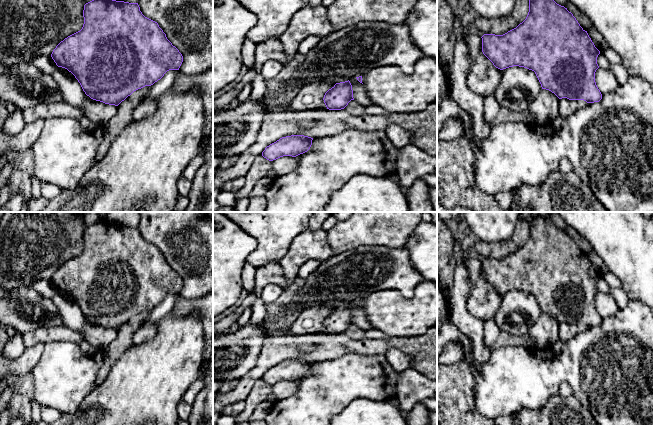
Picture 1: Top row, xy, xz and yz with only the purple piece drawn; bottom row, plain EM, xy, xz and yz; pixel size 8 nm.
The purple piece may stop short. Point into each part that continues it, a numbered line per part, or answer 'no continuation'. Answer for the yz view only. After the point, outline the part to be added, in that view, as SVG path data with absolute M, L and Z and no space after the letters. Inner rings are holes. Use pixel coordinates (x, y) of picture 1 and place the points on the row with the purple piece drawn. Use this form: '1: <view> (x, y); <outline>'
no continuation

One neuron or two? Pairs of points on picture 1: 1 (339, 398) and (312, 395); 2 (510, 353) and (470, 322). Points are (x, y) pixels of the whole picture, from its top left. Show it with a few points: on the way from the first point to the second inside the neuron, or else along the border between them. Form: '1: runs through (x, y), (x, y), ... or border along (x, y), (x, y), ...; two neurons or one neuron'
1: runs through (332, 394), (319, 395); one neuron
2: border along (493, 348), (490, 356), (481, 364); two neurons

